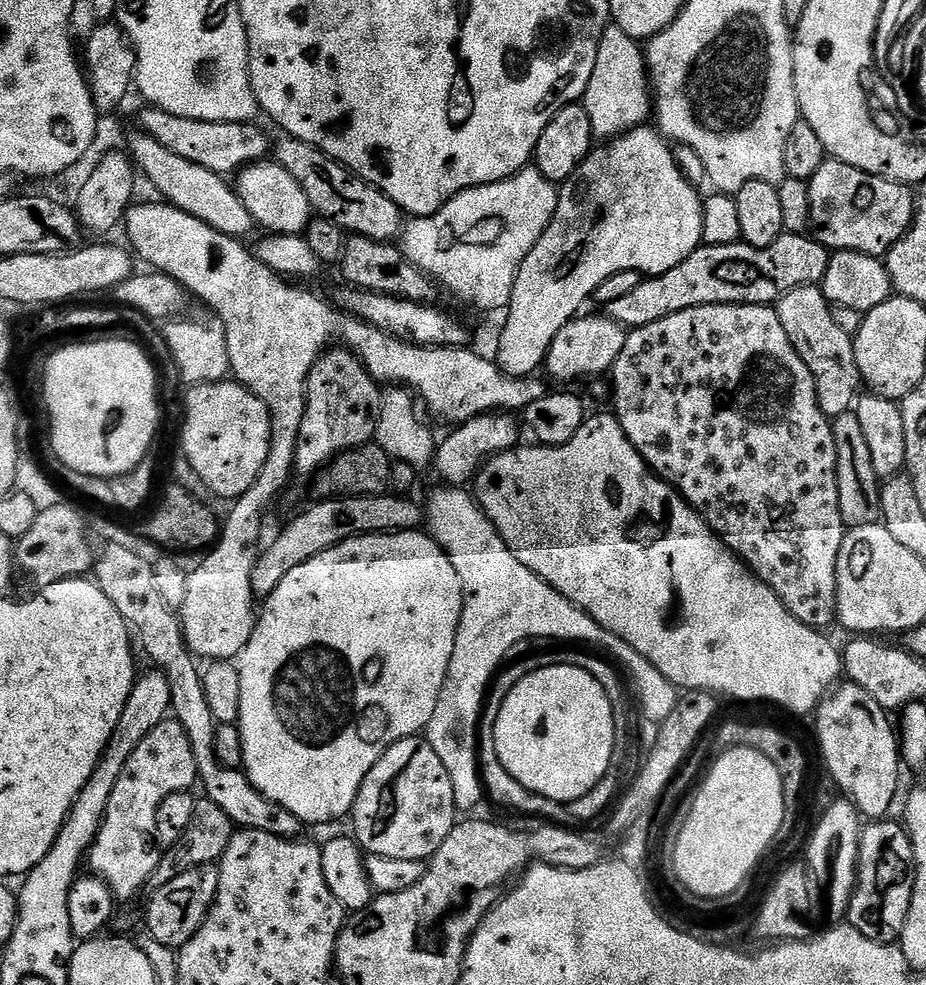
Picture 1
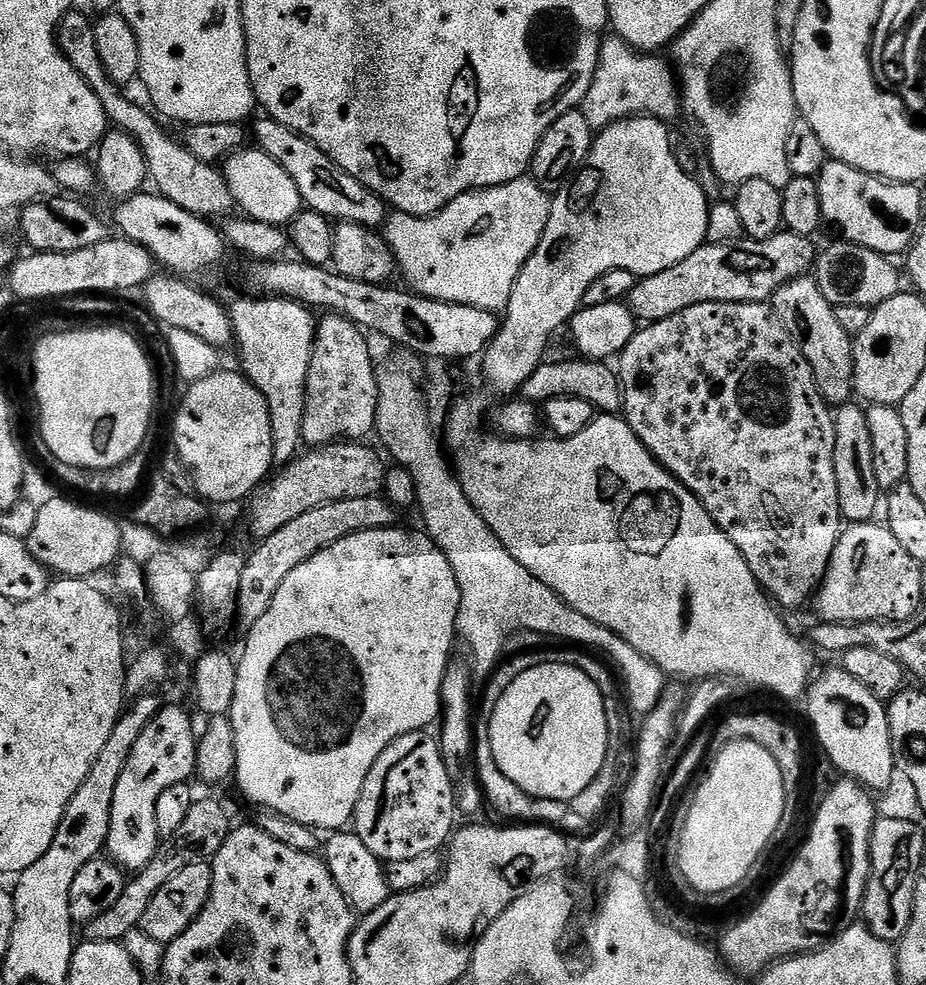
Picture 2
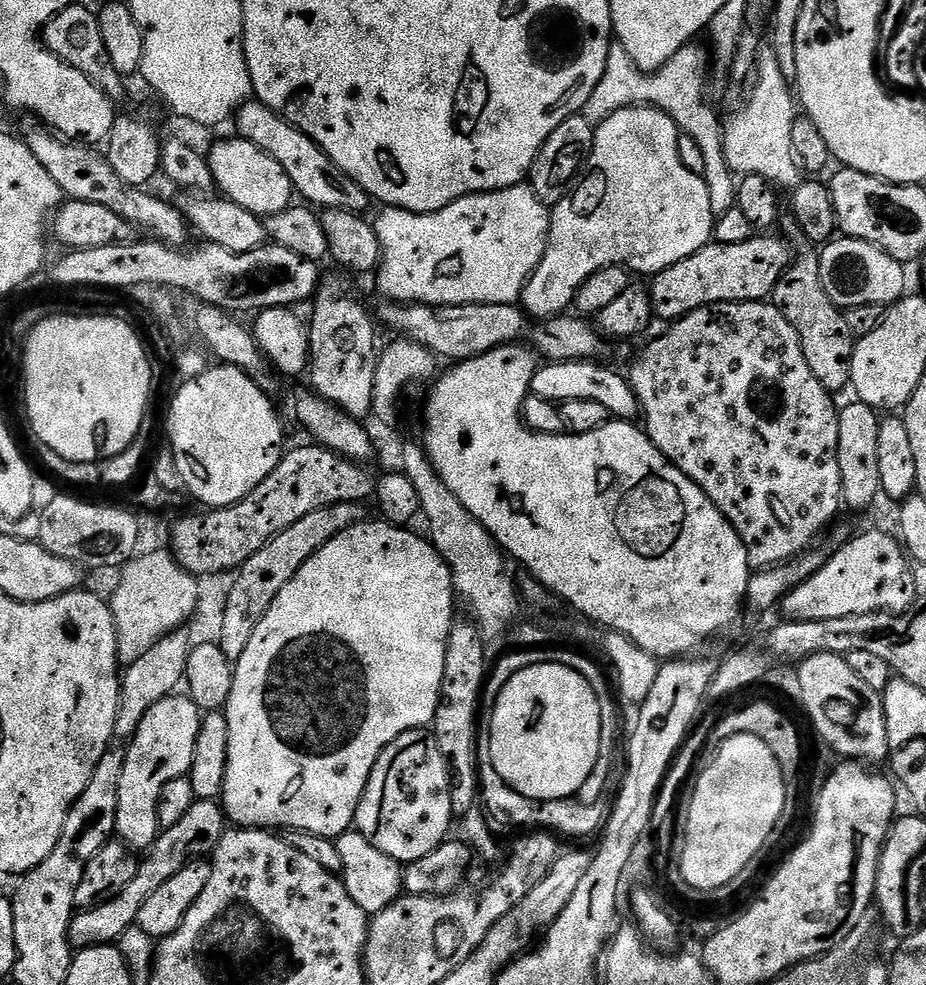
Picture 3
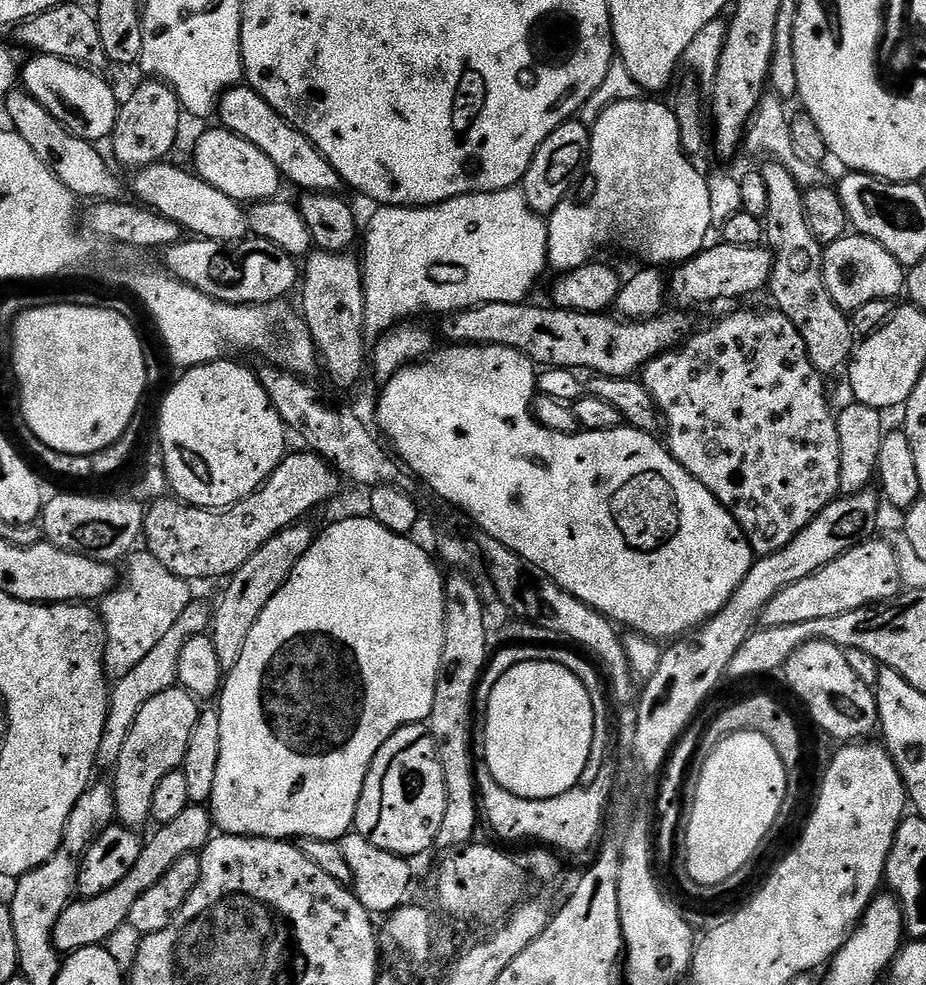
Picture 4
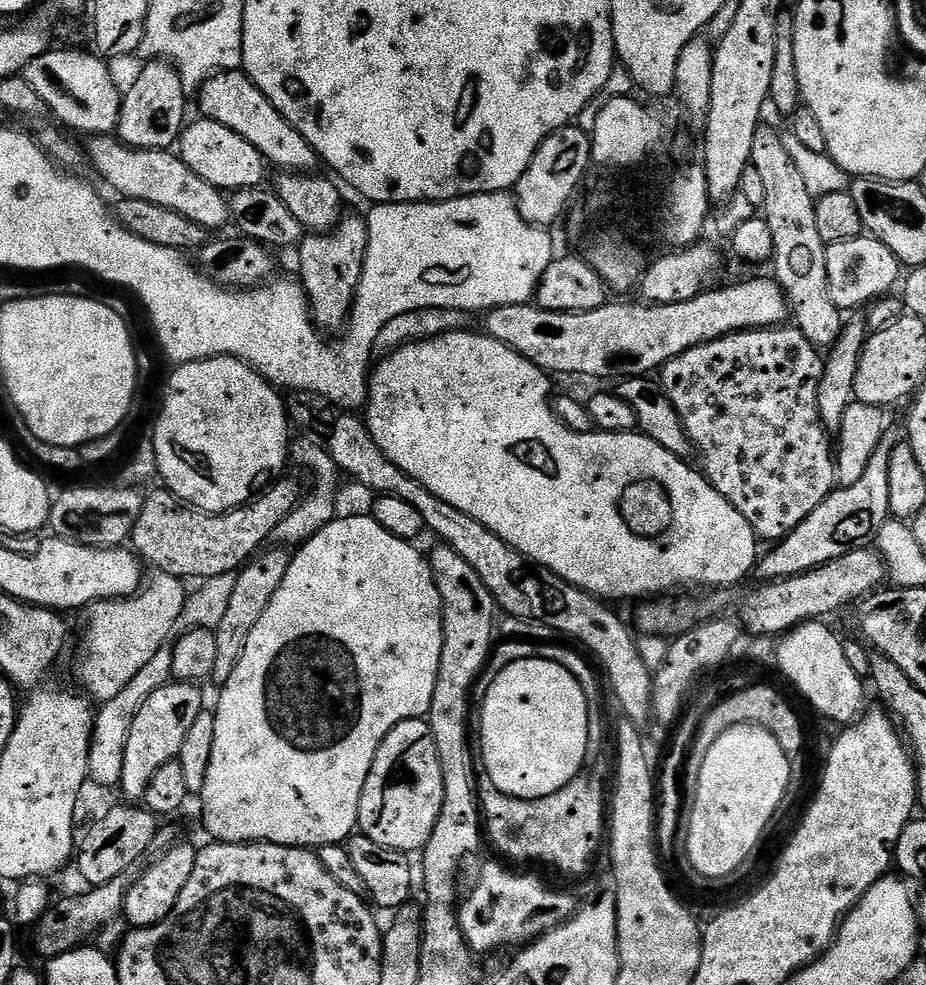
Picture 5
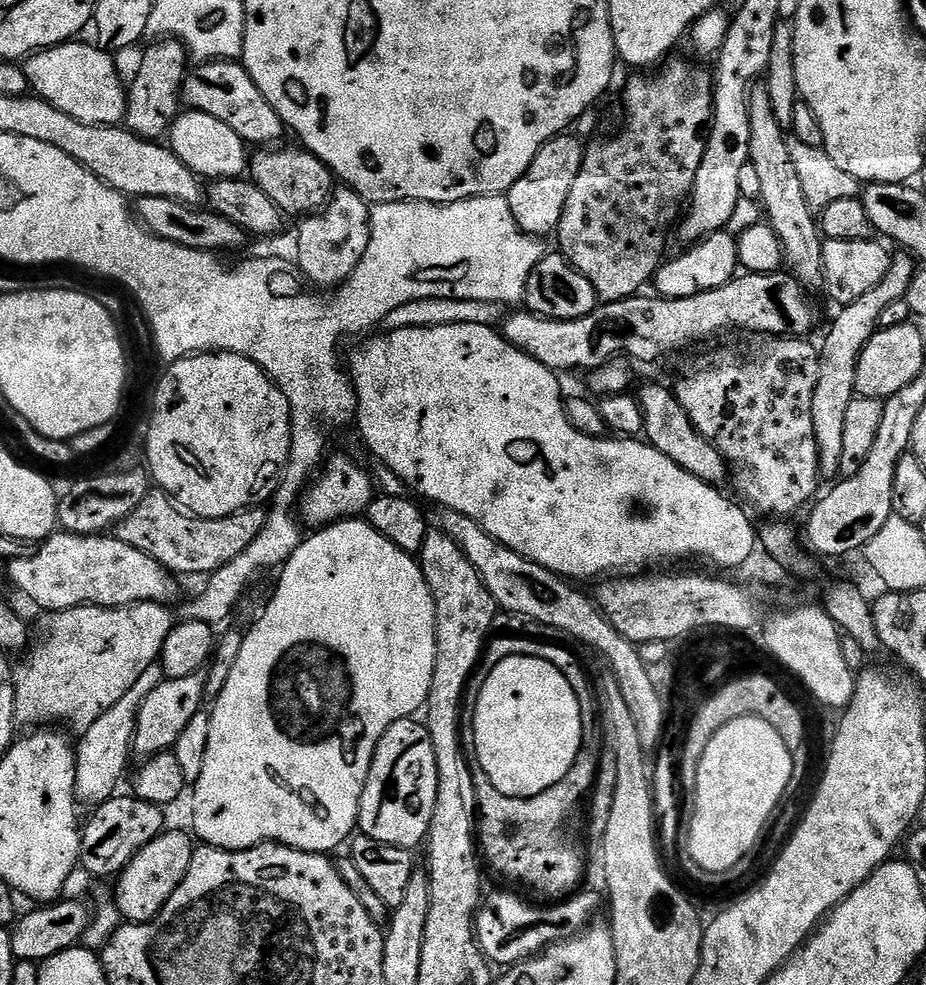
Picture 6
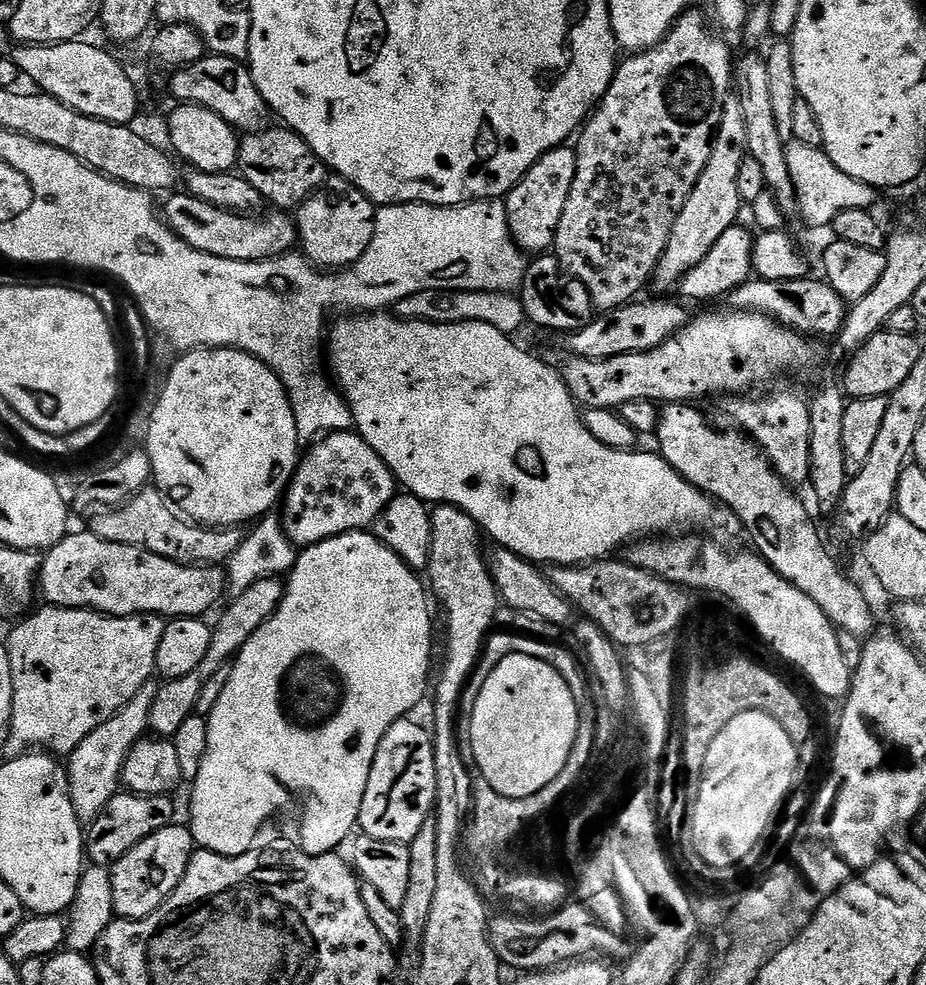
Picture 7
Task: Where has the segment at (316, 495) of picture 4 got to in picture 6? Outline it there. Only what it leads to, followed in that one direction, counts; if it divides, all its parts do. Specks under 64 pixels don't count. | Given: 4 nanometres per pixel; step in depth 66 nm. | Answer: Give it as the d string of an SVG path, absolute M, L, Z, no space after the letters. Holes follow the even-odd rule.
M156 490L120 523L118 538L142 550L142 554L150 554L150 558L173 574L203 577L238 558L238 554L254 542L265 518L263 511L256 511L245 510L235 516L202 520L181 510L165 493Z

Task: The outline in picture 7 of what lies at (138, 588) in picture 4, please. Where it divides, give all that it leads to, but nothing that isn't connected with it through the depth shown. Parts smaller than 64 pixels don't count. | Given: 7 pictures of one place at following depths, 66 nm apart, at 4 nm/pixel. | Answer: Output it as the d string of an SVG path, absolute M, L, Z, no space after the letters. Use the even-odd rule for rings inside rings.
M43 607L25 615L17 623L21 624L6 637L14 686L10 734L8 744L2 749L8 758L33 750L67 757L86 737L94 734L102 722L122 711L156 672L158 642L162 642L165 617L105 616L103 612L87 608Z

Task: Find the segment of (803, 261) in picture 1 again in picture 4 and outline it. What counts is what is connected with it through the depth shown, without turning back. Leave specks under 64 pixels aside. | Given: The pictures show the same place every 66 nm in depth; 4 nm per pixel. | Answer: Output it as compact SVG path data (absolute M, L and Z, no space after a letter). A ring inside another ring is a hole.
M723 242L713 243L704 251L673 267L666 292L673 305L689 310L695 304L708 304L711 300L736 300L739 296L752 296L759 288L767 289L772 278L773 255L767 247L751 244L734 246Z

